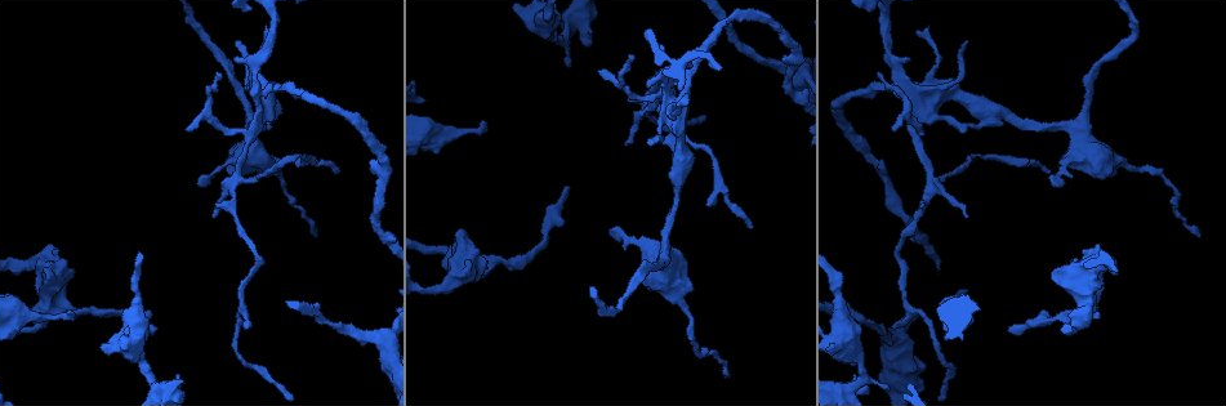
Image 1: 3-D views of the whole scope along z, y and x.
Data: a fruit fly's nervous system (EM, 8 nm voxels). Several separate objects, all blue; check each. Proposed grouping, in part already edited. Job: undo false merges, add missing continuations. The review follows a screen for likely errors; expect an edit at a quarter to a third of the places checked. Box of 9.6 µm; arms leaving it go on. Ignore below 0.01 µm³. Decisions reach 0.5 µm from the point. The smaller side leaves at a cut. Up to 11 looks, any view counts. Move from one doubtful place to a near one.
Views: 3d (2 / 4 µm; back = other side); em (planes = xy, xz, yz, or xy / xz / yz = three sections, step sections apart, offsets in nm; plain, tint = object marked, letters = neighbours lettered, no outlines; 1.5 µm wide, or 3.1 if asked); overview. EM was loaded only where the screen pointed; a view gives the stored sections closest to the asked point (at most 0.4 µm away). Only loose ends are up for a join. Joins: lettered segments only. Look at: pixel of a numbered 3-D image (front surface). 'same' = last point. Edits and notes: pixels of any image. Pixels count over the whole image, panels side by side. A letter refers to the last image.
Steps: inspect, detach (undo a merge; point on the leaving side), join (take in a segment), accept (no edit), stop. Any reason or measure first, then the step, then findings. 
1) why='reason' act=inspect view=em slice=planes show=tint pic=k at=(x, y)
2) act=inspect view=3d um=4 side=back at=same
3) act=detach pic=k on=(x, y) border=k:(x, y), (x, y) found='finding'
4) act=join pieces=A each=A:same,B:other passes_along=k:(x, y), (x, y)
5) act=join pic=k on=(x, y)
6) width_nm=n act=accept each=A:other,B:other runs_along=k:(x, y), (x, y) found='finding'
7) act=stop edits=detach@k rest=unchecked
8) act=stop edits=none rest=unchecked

why='free end' act=inspect view=3d um=2 side=back pic=1 at=(1200, 235)

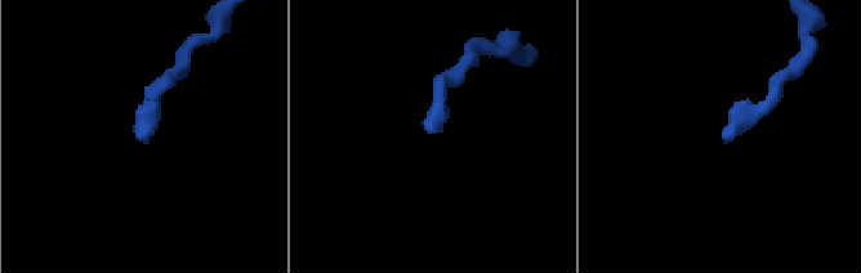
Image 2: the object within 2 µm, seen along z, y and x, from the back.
why='now the EM' act=inspect view=em slice=planes show=letters pic=2 at=(429, 132)

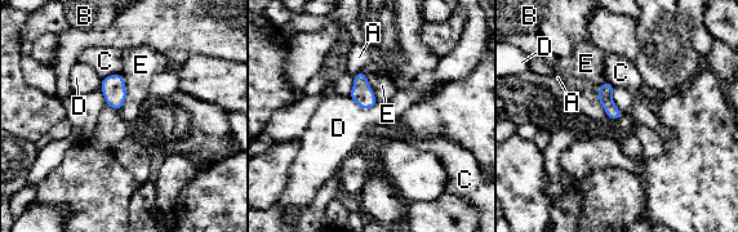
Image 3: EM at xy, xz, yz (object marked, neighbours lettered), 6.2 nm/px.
act=accept each=A:other,B:other,C:other,D:other,E:other border=3:(349, 97), (363, 110) found='no lettered segment goes on from it'

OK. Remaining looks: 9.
why='thin end' act=inspect view=3d um=2 pic=1 at=(484, 123)

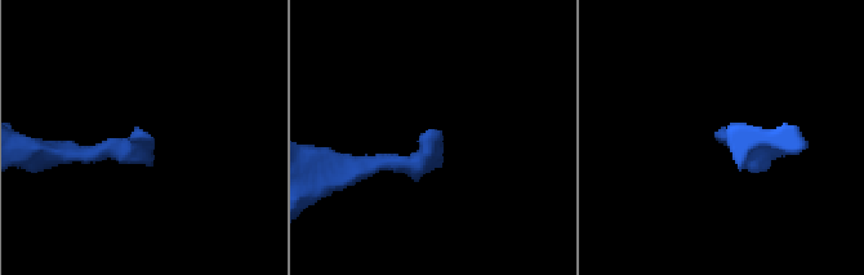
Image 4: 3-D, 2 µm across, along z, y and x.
why='shape alone is not enough' act=inspect view=em slice=planes show=plain pic=4 at=(146, 132)

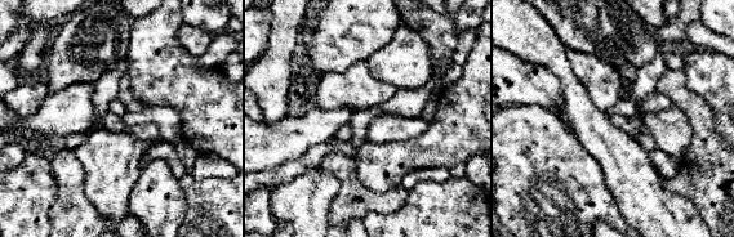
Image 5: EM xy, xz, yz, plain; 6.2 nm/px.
act=inspect view=em slice=planes show=letters at=same

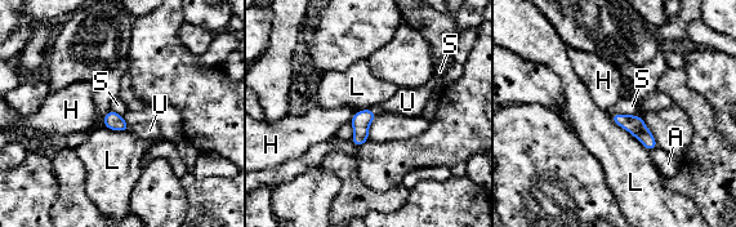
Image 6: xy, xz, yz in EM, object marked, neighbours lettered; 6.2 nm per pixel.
act=join pieces=U each=A:other,H:other,L:other,S:other,U:same passes_along=6:(361, 120), (373, 111), (407, 102) found='it goes on there'

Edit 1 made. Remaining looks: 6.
why='thin end' act=inspect view=em slice=xz step=4 show=tint pic=1 at=(891, 326)

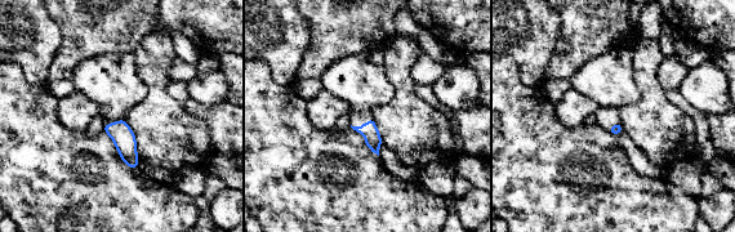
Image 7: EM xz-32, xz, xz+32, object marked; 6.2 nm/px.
act=inspect view=em slice=planes show=letters at=same

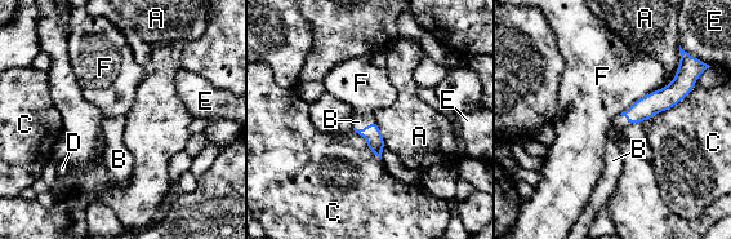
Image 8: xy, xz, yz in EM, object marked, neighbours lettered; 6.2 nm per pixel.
act=join pieces=B each=A:other,B:same,C:other,D:other,E:other,F:other passes_along=8:(371, 133), (365, 127), (359, 122) found='the neuron continues'

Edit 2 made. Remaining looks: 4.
why='see it whole again' act=inspect view=overview

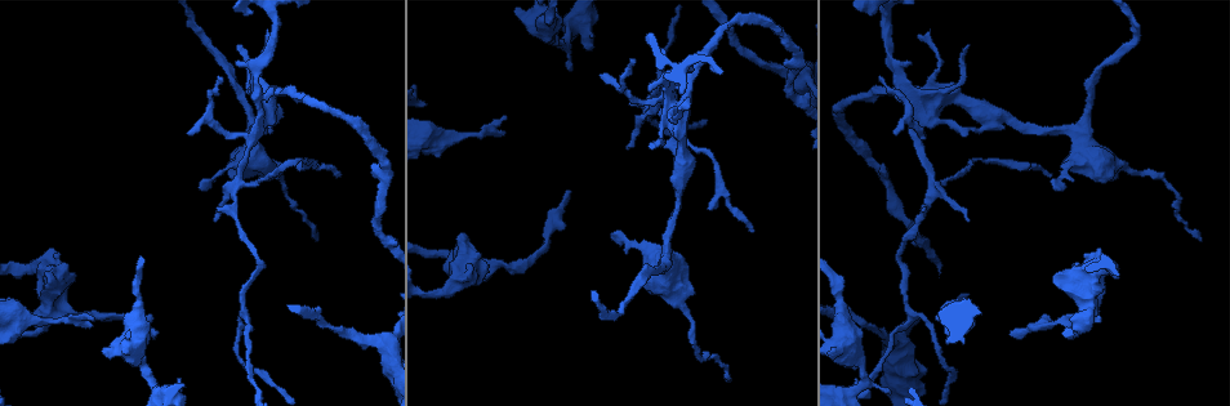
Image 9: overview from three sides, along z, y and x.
why='an open end' act=inspect view=em slice=planes show=letters pic=9 at=(255, 120)

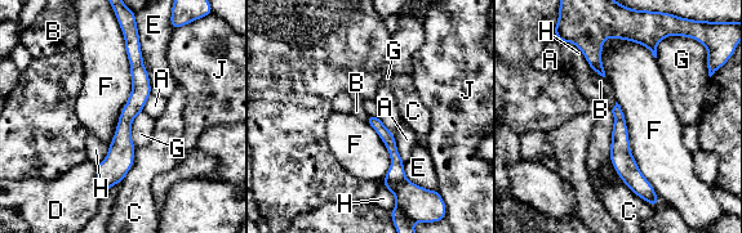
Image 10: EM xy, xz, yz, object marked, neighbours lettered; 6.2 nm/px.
act=accept each=A:other,B:other,C:other,D:other,E:other,F:other,G:other,H:other,J:other runs_along=10:(129, 43), (138, 98), (103, 187) found='none of them fits'

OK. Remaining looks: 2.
act=stop edits=join@6,join@8 rest=unchecked

